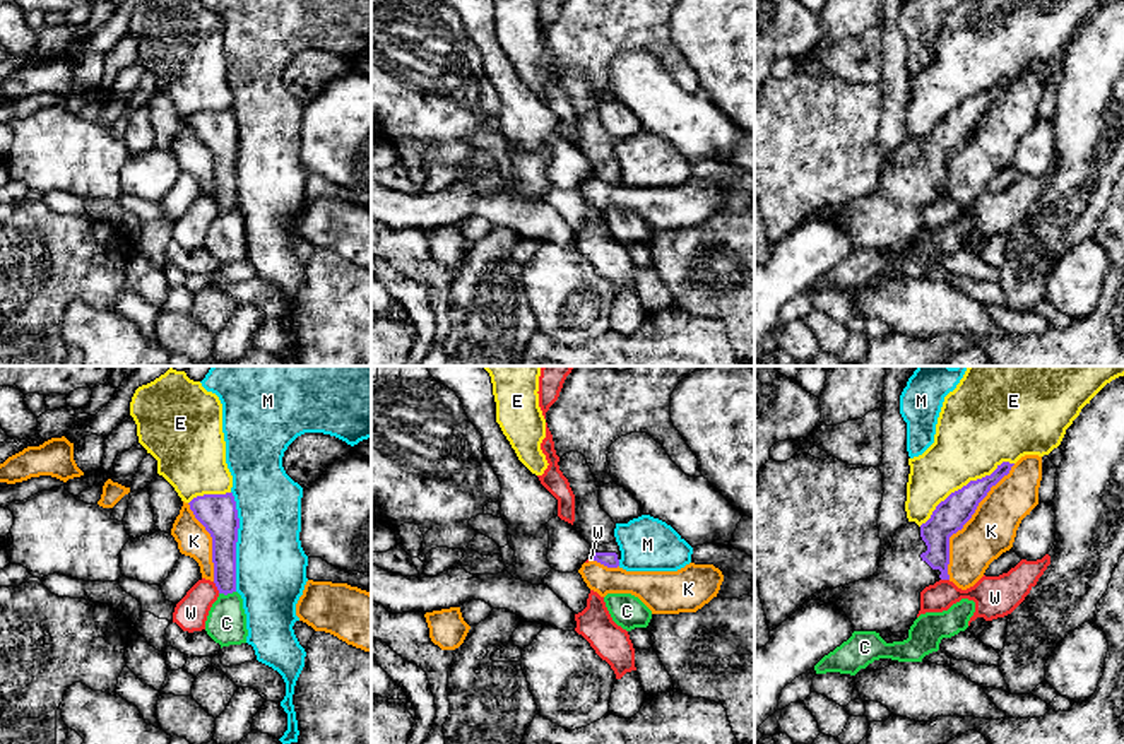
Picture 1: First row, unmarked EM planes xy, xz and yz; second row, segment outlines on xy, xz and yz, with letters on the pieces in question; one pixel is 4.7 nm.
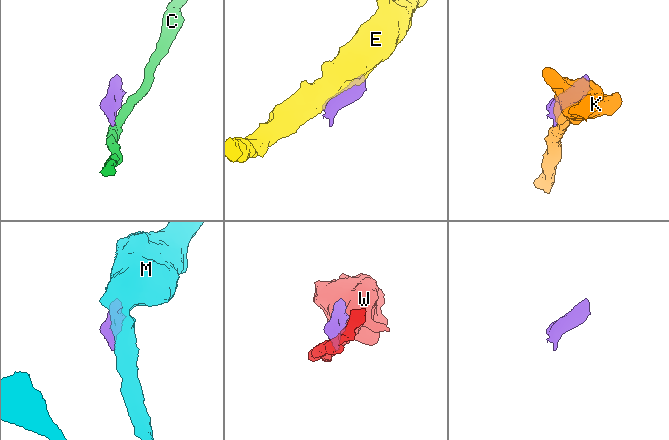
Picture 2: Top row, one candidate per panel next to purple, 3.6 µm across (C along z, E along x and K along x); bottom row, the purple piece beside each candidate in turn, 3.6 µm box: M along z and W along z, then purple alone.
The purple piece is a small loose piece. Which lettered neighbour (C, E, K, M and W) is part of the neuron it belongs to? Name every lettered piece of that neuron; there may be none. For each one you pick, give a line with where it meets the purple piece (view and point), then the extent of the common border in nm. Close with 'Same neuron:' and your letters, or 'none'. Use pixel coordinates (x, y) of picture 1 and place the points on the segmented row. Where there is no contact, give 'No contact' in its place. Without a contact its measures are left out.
Same neuron: none

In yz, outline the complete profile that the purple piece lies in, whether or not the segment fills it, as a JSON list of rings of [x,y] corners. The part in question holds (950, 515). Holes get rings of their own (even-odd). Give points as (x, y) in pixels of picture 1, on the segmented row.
[[[1003,462],[991,475],[951,493],[920,527],[908,522],[898,528],[891,547],[881,549],[879,568],[873,576],[825,588],[808,600],[835,604],[850,619],[854,631],[908,631],[920,611],[920,592],[936,583],[936,571],[941,571],[941,580],[949,580],[949,537],[963,528],[1013,465]]]

